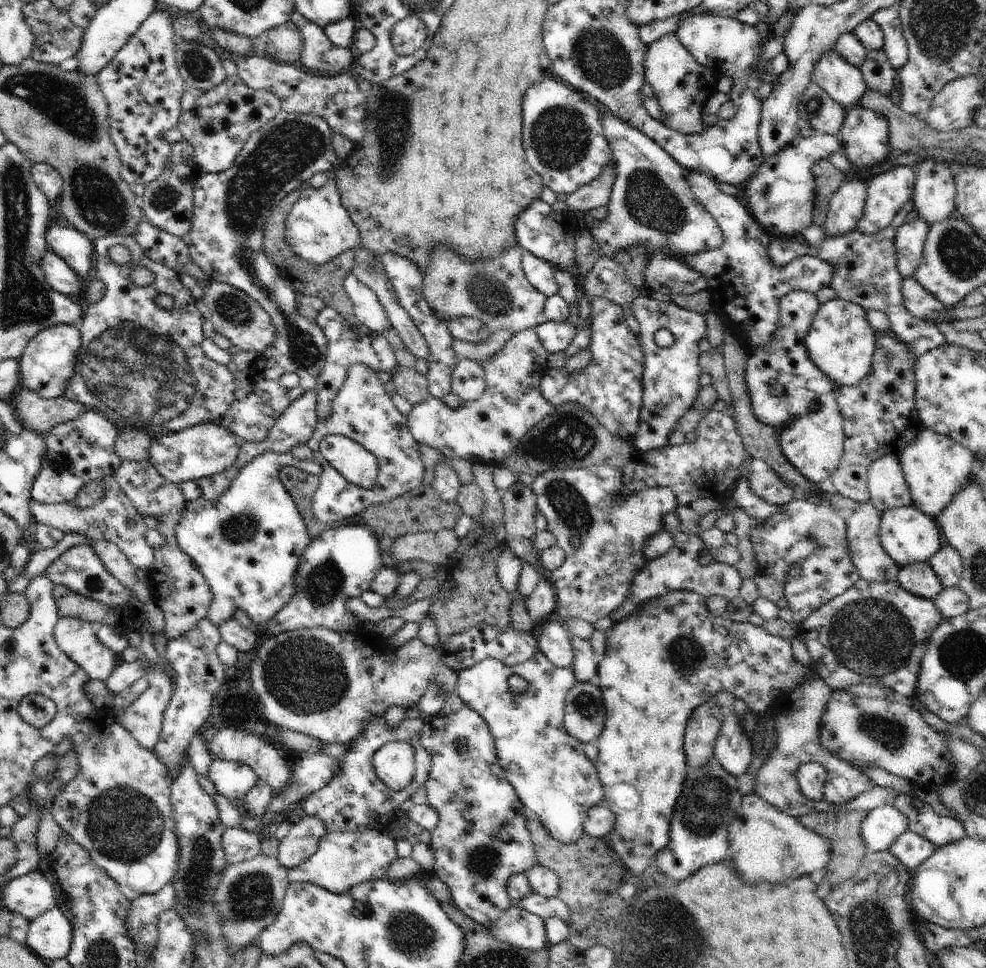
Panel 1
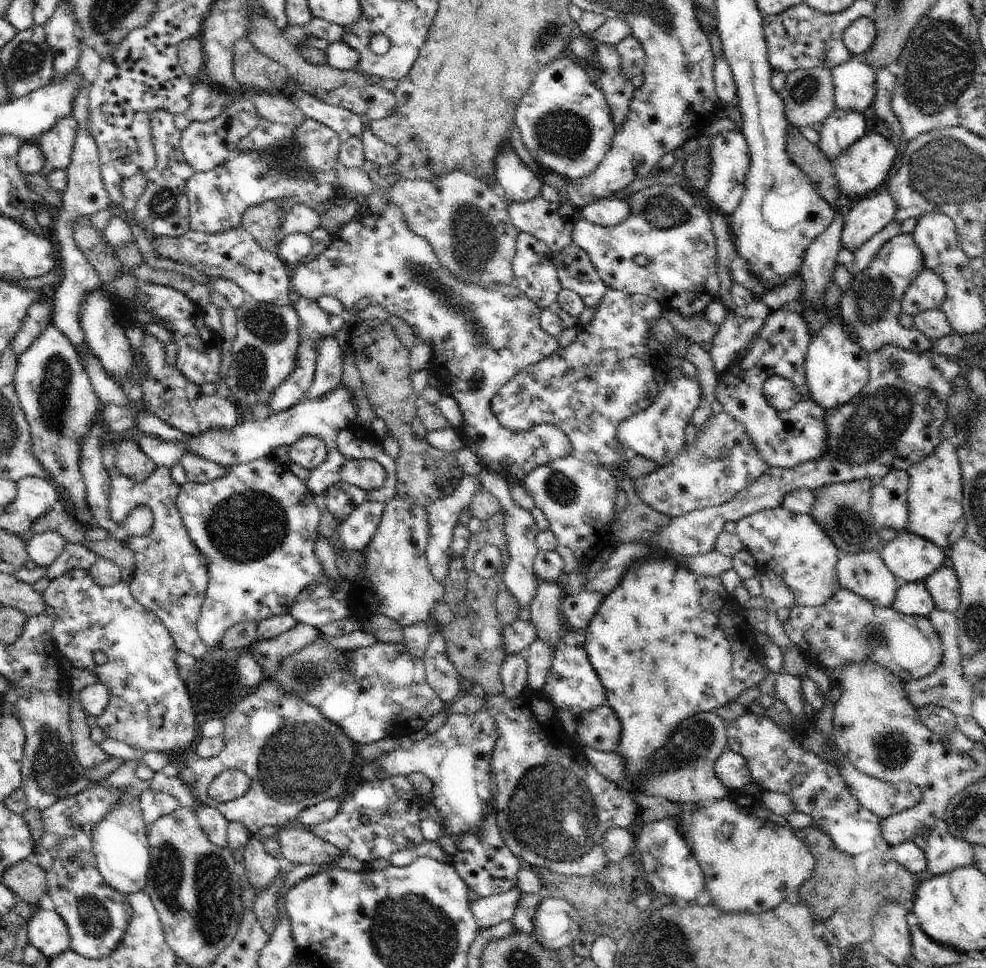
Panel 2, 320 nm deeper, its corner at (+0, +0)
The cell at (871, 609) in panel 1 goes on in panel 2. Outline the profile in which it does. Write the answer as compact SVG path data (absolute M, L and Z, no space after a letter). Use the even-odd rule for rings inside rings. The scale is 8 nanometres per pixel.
M838 589L822 606L803 607L794 605L788 618L782 623L788 638L805 656L807 662L818 664L824 668L838 668L852 663L874 662L890 669L891 673L899 676L904 683L917 681L930 676L939 670L943 659L941 638L931 625L928 617L922 615L907 615L898 612L893 607L874 607L873 604L860 595L848 589Z

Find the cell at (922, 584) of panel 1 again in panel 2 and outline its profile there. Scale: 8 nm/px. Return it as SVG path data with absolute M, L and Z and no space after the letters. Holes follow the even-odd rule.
M925 581L901 583L895 594L894 609L907 615L927 617L935 607Z

